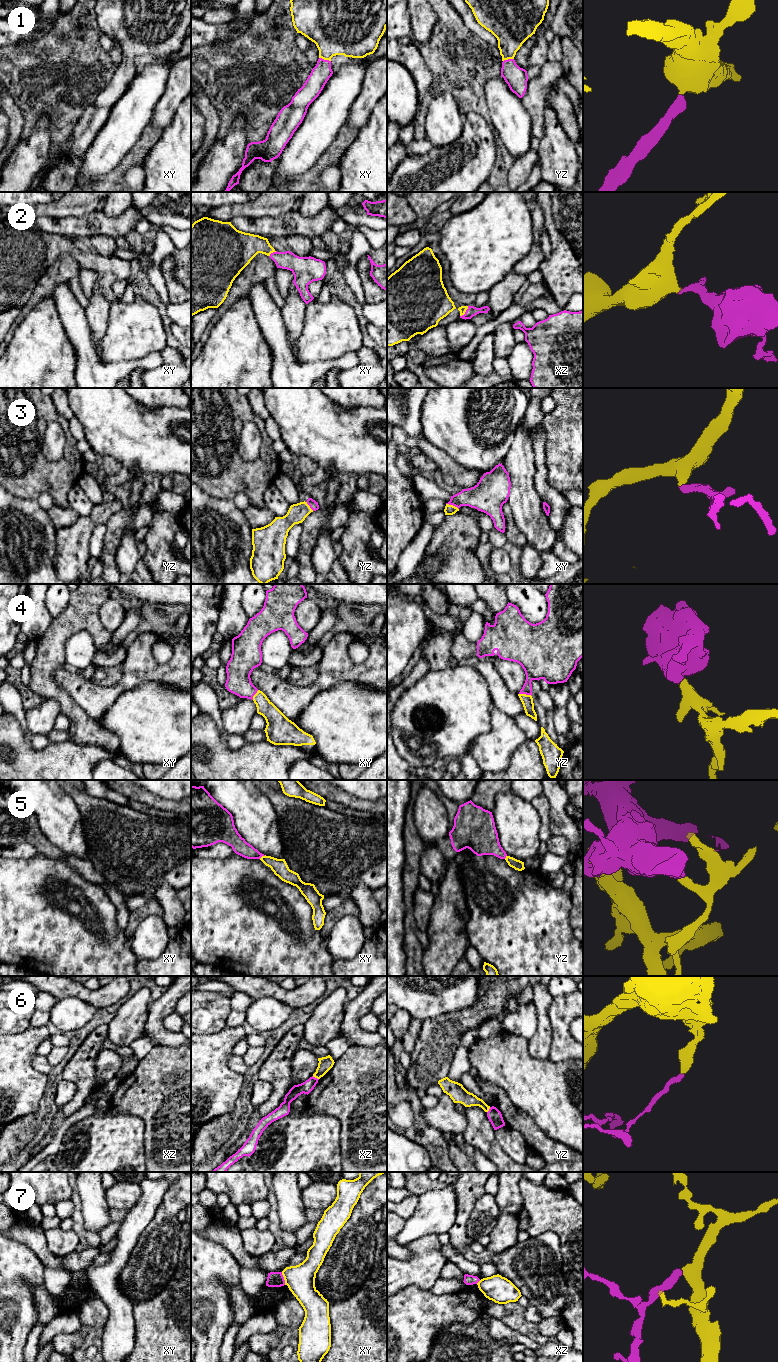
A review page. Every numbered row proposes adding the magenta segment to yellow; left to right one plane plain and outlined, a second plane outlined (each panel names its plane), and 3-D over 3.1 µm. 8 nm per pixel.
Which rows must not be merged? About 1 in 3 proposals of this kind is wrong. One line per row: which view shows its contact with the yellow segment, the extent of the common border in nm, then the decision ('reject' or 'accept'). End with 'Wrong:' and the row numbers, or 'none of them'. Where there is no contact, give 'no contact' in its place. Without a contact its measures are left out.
1: meets yellow in xy; contact 100 nm long; accept
2: meets yellow in xz; contact 110 nm long; accept
3: meets yellow in xy; contact 120 nm long; accept
4: meets yellow in yz; contact 110 nm long; accept
5: meets yellow in xy; contact 60 nm long; reject
6: meets yellow in xz; contact 60 nm long; reject
7: meets yellow in xy; contact 110 nm long; reject
Wrong: 5, 6, 7

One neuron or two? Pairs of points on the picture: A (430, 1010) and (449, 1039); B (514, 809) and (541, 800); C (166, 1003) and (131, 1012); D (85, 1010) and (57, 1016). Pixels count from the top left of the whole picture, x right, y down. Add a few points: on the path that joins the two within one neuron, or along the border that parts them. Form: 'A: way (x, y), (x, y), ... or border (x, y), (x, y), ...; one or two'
A: border (458, 1011), (450, 1011), (421, 1021); two
B: border (530, 803), (540, 818), (540, 825); two
C: border (151, 1002), (148, 1008), (144, 1031); two
D: way (78, 1013), (64, 1015); one

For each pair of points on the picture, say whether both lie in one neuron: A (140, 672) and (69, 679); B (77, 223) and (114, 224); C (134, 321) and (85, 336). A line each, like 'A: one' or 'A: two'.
A: one
B: one
C: two

